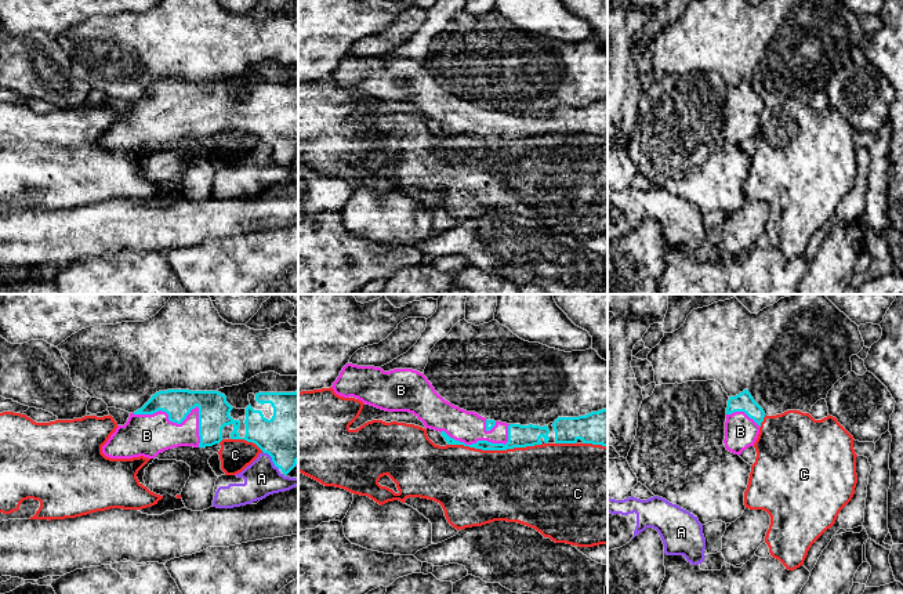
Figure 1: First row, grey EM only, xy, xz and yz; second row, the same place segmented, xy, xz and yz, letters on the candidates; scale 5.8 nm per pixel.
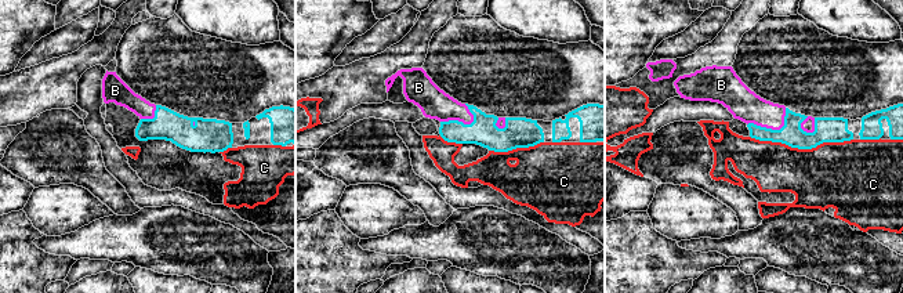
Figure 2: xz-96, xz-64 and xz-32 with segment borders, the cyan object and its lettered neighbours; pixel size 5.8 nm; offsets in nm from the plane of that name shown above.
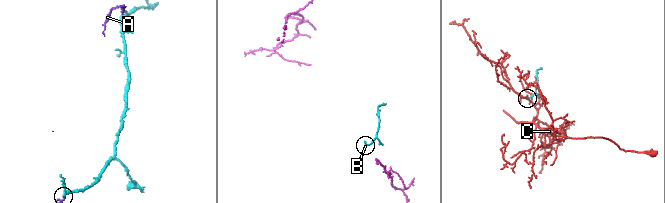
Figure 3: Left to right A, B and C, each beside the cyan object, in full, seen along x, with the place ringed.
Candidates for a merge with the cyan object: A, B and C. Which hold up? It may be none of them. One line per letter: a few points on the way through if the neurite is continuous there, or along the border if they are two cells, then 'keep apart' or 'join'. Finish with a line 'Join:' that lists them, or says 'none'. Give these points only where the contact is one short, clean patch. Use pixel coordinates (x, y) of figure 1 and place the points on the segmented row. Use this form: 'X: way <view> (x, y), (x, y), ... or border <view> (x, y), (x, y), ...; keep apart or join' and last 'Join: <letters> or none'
A: keep apart
B: way xy (214, 410), (196, 406), (184, 419), (162, 423), (147, 435); join
C: keep apart
Join: B

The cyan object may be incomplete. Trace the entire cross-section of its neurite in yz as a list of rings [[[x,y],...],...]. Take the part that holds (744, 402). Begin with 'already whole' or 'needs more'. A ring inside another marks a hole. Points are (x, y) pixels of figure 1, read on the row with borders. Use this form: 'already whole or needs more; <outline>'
needs more; [[[748,390],[730,396],[724,439],[726,450],[740,456],[743,450],[754,446],[764,417],[764,409],[754,401]]]

